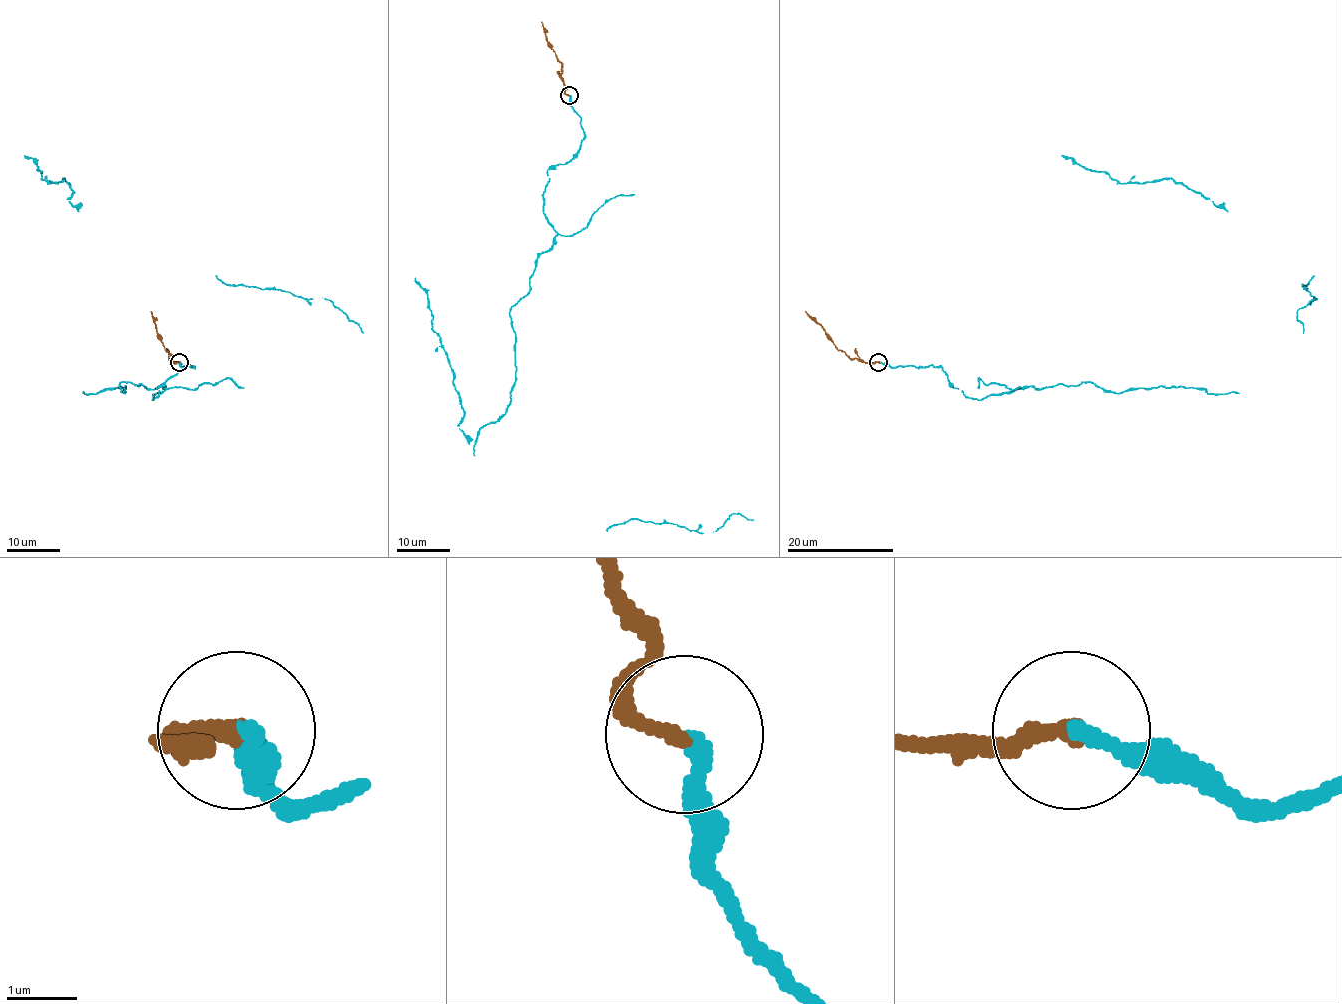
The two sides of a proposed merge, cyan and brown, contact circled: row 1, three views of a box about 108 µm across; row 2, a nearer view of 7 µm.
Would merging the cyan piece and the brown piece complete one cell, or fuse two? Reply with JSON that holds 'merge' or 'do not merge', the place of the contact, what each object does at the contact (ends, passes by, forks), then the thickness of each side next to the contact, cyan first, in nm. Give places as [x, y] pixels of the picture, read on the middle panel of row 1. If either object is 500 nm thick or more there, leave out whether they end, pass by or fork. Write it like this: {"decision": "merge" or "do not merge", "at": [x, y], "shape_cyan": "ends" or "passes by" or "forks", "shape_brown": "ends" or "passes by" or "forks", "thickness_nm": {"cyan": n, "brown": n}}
{"decision": "merge", "at": [569, 95], "shape_cyan": "ends", "shape_brown": "ends", "thickness_nm": {"cyan": 240, "brown": 240}}

